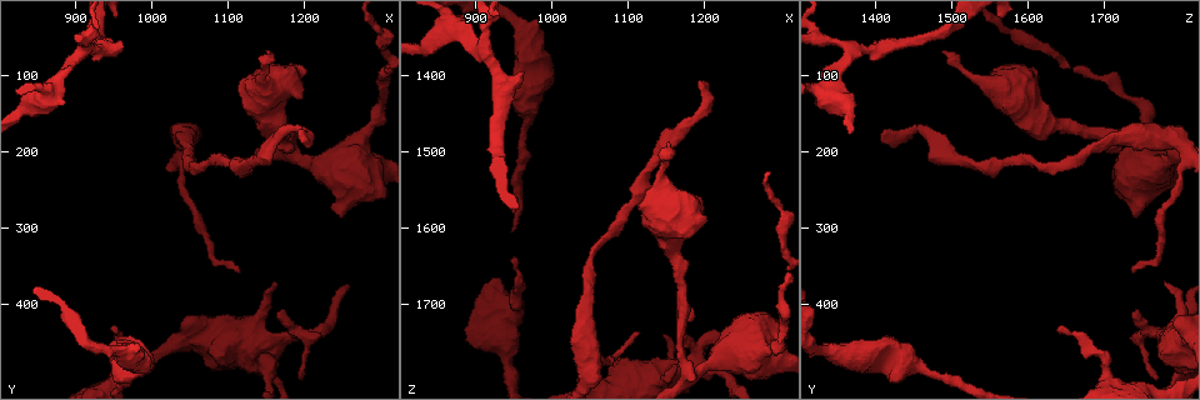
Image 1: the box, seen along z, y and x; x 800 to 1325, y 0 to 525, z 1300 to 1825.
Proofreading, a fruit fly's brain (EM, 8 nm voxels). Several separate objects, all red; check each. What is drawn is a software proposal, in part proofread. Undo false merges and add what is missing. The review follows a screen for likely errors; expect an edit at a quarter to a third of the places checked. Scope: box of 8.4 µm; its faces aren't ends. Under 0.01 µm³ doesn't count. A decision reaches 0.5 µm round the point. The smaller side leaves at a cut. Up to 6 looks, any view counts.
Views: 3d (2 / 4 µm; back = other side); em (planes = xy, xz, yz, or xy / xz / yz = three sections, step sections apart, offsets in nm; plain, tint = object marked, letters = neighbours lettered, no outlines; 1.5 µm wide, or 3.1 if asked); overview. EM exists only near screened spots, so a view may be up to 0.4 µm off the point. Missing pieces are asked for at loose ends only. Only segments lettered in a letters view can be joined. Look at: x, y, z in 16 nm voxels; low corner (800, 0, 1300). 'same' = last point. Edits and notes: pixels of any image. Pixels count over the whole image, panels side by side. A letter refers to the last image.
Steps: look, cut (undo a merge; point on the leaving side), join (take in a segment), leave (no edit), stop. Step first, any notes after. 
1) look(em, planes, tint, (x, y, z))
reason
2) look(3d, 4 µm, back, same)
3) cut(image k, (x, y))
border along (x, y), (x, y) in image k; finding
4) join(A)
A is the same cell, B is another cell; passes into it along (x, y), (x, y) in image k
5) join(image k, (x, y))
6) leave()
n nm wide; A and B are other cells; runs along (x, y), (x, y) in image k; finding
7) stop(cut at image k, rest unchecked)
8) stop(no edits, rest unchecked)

look(3d, 2 µm, (1190, 180, 1405))
long arm stops here

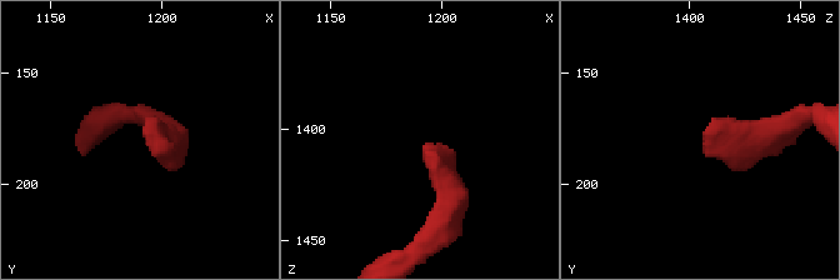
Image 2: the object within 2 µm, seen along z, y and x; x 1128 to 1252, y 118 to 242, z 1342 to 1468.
look(em, planes, plain, (1191, 175, 1406))

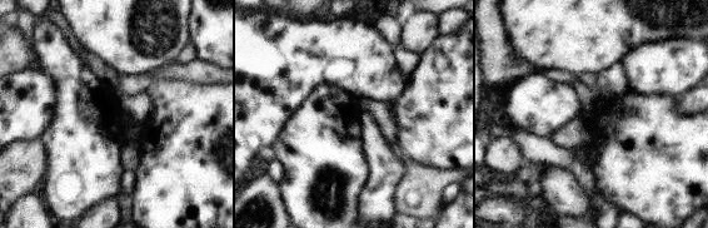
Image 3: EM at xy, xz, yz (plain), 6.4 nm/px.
look(em, planes, letters, same)
see the neighbours

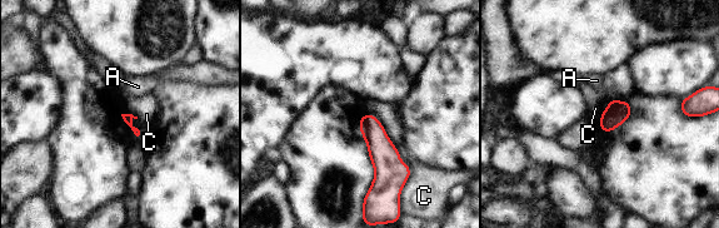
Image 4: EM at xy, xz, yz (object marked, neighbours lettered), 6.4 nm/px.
leave()
A and C are other cells; border along (360, 114), (373, 114), (394, 145) in image 4; none of them fits

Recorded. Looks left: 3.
look(3d, 4 µm, (1150, 65, 1490))
free end

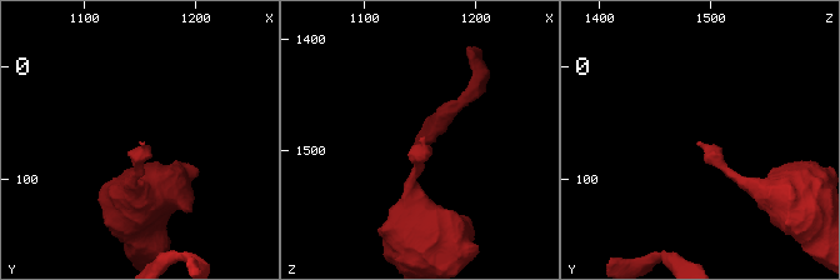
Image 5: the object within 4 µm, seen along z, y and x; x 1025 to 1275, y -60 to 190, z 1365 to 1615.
look(em, planes, tint, (1152, 66, 1486))

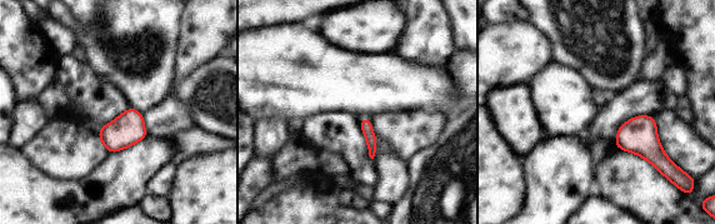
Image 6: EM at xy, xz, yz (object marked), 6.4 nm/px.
look(em, planes, letters, same)
what lies round it

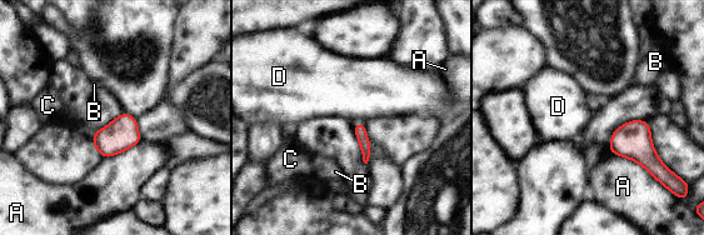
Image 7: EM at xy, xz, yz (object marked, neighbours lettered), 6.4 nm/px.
leave()
A, B, C and D are other cells; border along (362, 121), (357, 123) in image 7; none of them fits

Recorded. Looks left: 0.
stop(no edits, rest unchecked)

